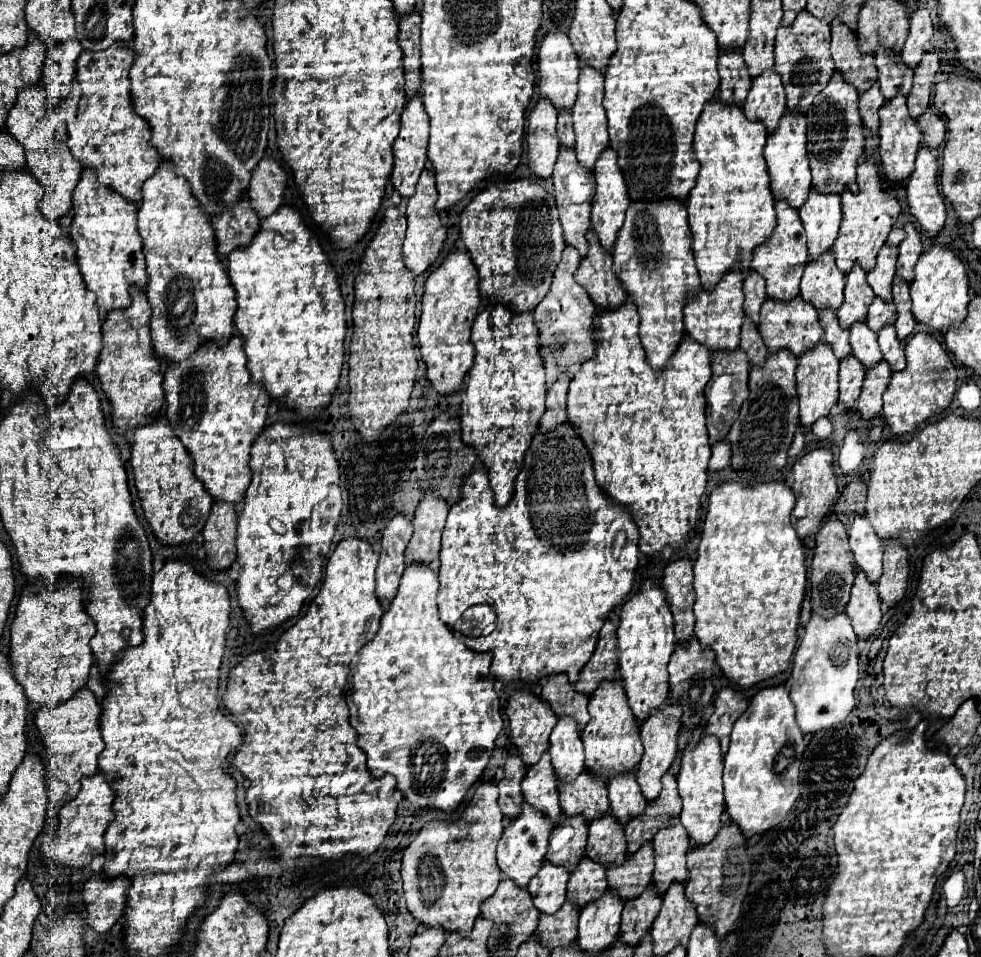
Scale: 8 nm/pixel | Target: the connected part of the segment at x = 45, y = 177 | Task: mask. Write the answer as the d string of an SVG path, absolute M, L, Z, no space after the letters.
M75 78L75 82L71 84L71 94L69 94L67 102L61 102L57 106L57 110L47 110L45 96L47 94L45 94L41 82L31 84L31 88L25 86L25 90L21 90L17 96L15 106L11 108L11 114L7 118L7 130L25 148L27 168L45 188L45 194L39 202L43 214L49 220L59 220L65 212L71 210L71 192L75 190L75 186L79 182L79 174L81 174L81 164L79 164L79 160L75 160L75 156L71 154L71 150L67 146L67 128L65 128L67 114L77 110L79 82Z

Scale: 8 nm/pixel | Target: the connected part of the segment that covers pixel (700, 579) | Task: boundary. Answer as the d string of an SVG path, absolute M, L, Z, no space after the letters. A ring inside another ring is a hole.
M725 480L719 486L713 488L707 504L707 514L703 522L703 532L701 532L701 544L697 550L697 560L693 566L693 588L695 588L695 636L703 646L709 646L715 656L717 664L725 672L729 680L735 684L749 688L761 680L767 680L783 670L789 668L791 656L797 644L797 626L799 626L799 612L801 612L801 602L805 596L805 586L807 586L807 566L805 566L805 546L803 540L795 534L795 528L791 526L791 510L795 506L795 494L785 482L763 482L763 484L743 484L739 480Z

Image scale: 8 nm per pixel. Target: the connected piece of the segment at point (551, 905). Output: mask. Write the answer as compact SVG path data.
M543 860L539 874L535 874L535 878L531 878L529 882L533 904L541 912L547 912L547 914L557 912L567 898L567 878L569 878L569 872L563 870L563 866Z

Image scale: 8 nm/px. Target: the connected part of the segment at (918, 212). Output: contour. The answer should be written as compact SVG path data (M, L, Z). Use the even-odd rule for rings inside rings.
M923 146L917 152L915 170L907 178L909 210L929 236L937 236L945 224L945 204L937 182L939 164L931 148Z

